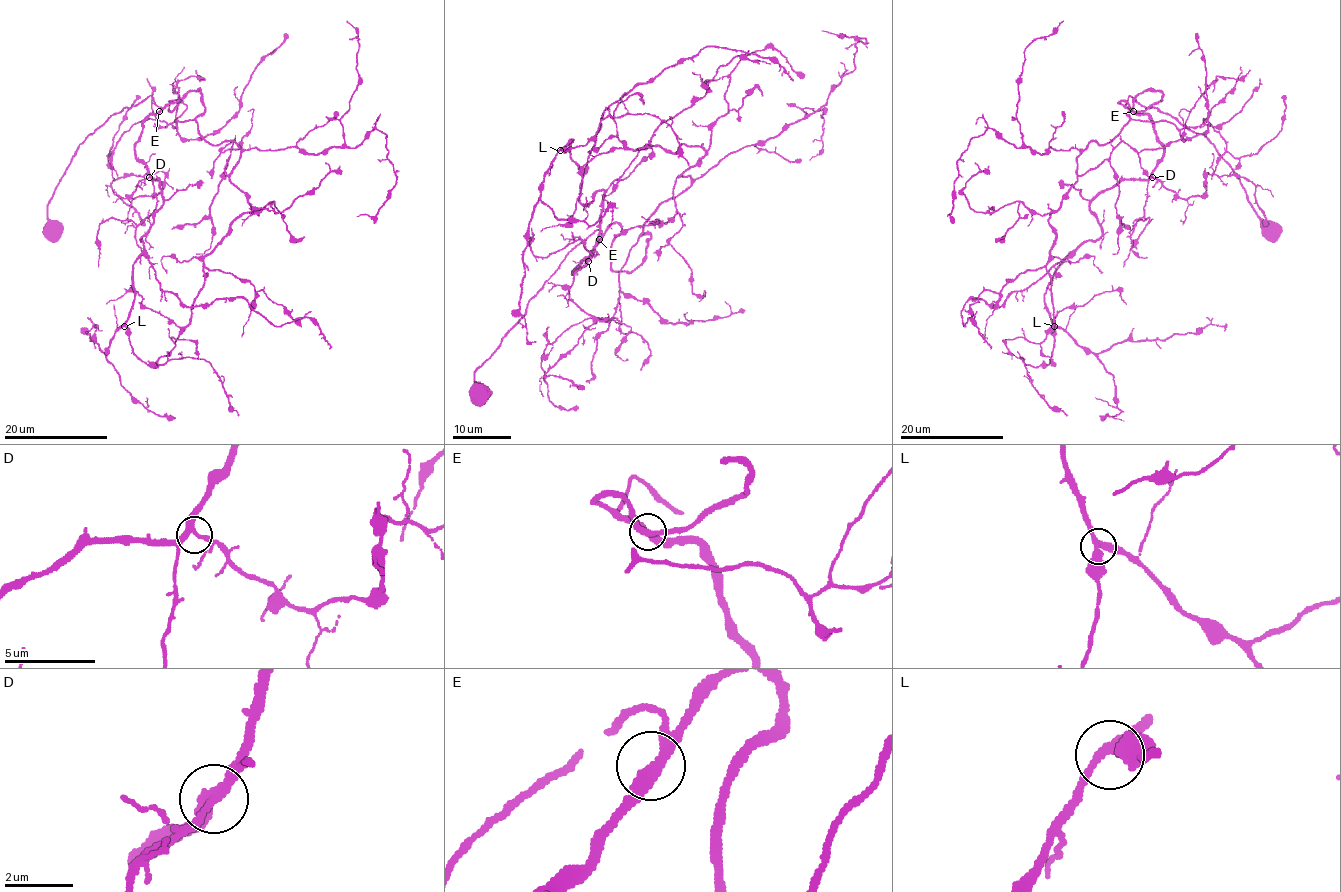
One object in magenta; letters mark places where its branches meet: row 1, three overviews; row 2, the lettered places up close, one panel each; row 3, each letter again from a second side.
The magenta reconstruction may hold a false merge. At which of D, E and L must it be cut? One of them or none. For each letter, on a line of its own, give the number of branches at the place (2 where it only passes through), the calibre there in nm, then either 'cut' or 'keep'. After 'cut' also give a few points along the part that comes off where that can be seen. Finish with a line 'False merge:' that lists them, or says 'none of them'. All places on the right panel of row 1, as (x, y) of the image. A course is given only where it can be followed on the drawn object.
D: 3 | 280 nm | keep
E: 2 | 360 nm | keep
L: 3 | 280 nm | keep
False merge: none of them

